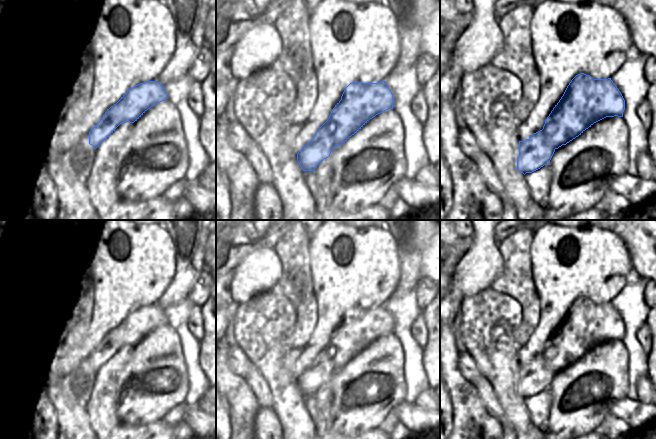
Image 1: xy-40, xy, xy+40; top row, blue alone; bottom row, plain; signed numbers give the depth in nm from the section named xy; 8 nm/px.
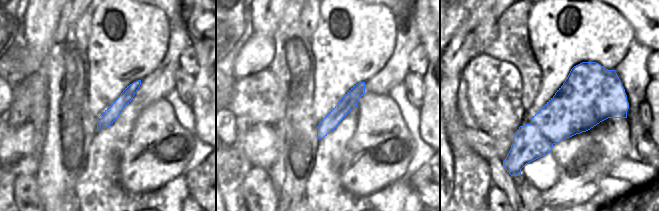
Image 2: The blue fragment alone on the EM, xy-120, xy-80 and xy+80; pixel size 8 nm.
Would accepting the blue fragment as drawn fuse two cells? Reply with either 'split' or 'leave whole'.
split

